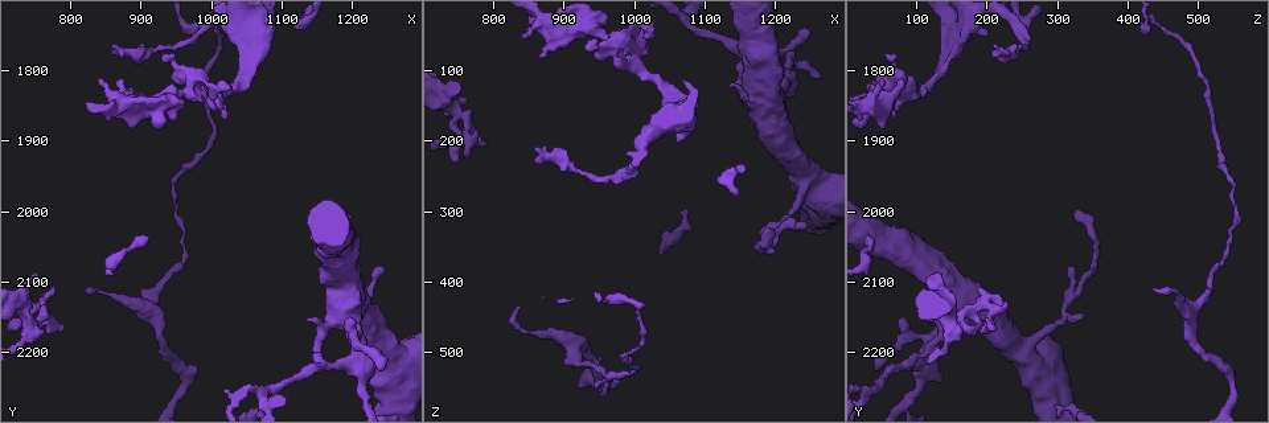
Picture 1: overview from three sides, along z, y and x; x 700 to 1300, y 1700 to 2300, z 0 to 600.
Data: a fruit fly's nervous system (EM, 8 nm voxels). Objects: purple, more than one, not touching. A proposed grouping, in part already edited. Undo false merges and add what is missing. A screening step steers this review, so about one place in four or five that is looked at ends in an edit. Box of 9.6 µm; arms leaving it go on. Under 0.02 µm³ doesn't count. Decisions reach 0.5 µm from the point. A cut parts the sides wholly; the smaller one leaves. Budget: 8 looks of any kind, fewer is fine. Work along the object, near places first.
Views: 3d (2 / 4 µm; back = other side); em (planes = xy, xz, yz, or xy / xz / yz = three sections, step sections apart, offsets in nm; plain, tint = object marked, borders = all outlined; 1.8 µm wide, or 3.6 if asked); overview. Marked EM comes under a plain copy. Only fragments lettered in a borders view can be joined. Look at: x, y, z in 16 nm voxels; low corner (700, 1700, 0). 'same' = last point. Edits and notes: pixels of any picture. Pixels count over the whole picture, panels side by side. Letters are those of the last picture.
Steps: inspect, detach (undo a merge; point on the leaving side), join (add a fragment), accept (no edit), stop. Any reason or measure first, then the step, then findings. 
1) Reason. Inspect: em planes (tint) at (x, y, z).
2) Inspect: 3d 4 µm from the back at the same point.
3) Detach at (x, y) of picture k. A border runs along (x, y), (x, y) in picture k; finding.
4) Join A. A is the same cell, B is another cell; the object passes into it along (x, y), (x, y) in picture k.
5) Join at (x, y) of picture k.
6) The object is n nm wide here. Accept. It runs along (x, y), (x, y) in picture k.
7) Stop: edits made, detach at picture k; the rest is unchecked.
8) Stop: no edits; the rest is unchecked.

Free end. Inspect: 3d 4 µm at (860, 1765, 210).

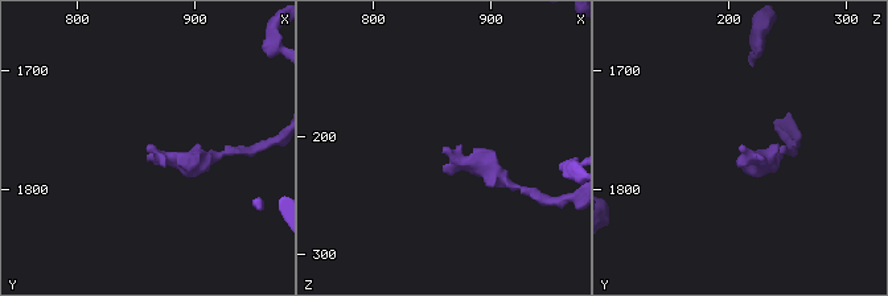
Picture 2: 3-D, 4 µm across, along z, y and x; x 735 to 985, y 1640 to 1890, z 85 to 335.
Inspect: em planes (tint) at (860, 1766, 210).

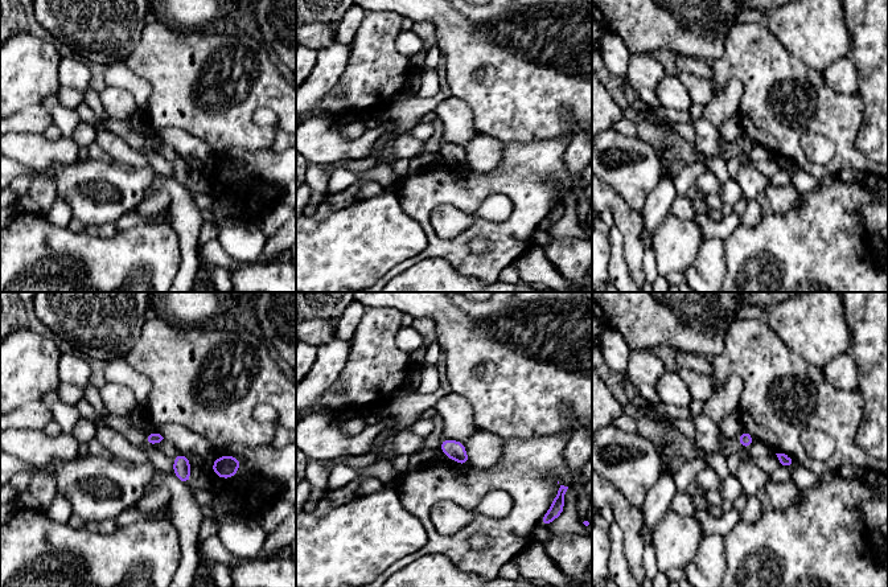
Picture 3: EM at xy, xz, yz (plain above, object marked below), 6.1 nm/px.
See the neighbours. Inspect: em planes (borders) at the same point.

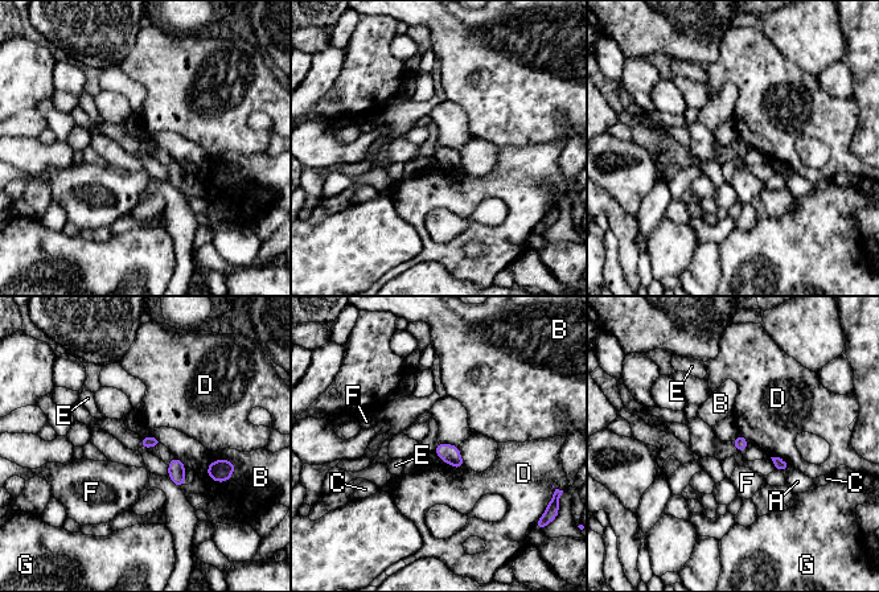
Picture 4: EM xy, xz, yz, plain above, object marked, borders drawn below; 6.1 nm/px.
Accept. A, B, C, D, E, F and G are other cells; a border runs along (443, 461), (455, 468), (464, 467) in picture 4; none of them fits.

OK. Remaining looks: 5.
Arms run side by side. Inspect: em xy step 8 (tint) at (995, 1835, 80).

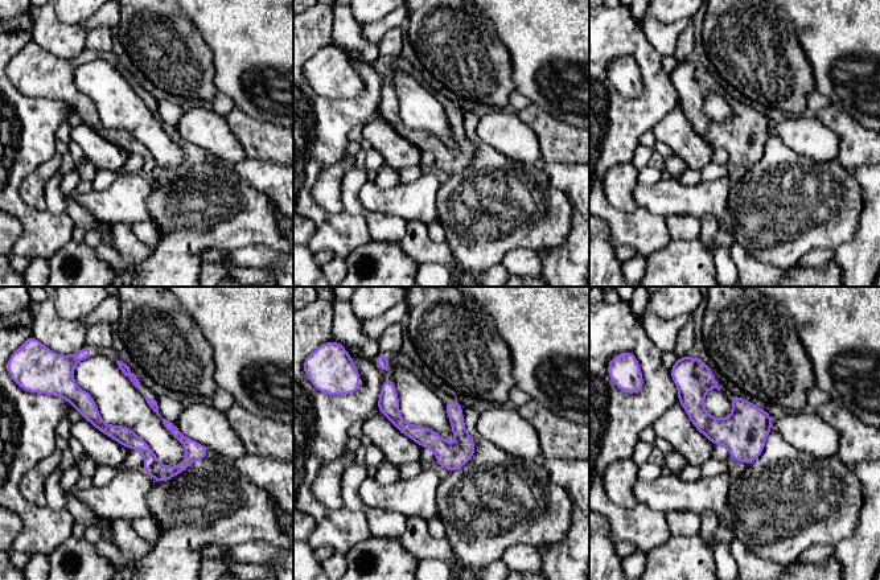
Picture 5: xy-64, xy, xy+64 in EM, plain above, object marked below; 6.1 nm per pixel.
Inspect: em planes (tint) at the same point.

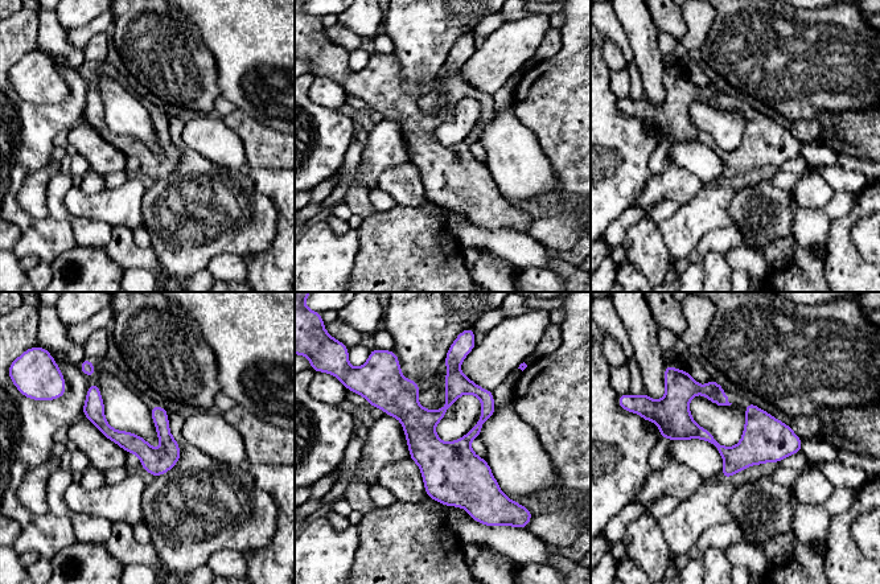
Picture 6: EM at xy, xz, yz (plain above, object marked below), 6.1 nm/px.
See the neighbours. Inspect: em planes (borders) at the same point.

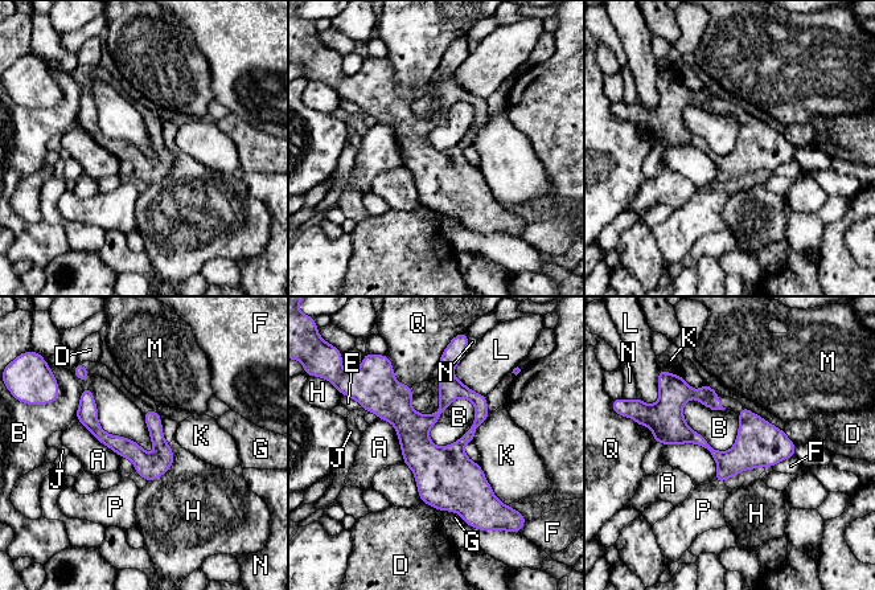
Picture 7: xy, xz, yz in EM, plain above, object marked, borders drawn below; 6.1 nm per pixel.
Accept. A, B, D, E, F, G, H, J, K, L, M, N, P and Q are other cells; it runs along (656, 425), (719, 457), (792, 450) in picture 7; all the same neuron.

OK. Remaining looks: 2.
A narrow waist. Inspect: 3d 4 µm at (945, 1965, 545).

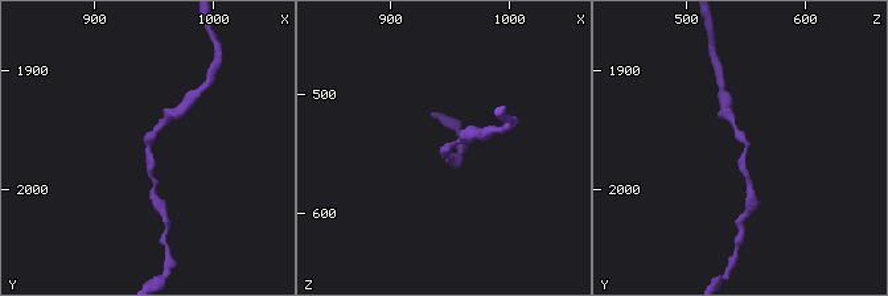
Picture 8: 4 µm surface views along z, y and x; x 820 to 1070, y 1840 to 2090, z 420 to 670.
Inspect: em planes (borders) at (950, 1964, 546).

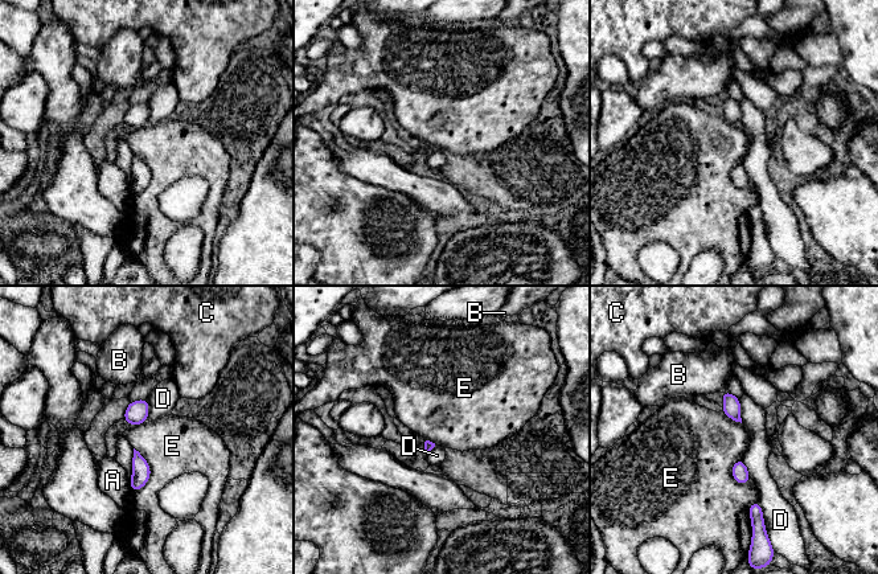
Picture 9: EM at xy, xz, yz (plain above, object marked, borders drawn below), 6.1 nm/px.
Accept. A, B, C, D and E are other cells; all the same neuron.

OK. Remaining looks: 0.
Stop: no edits; the rest is unchecked.

